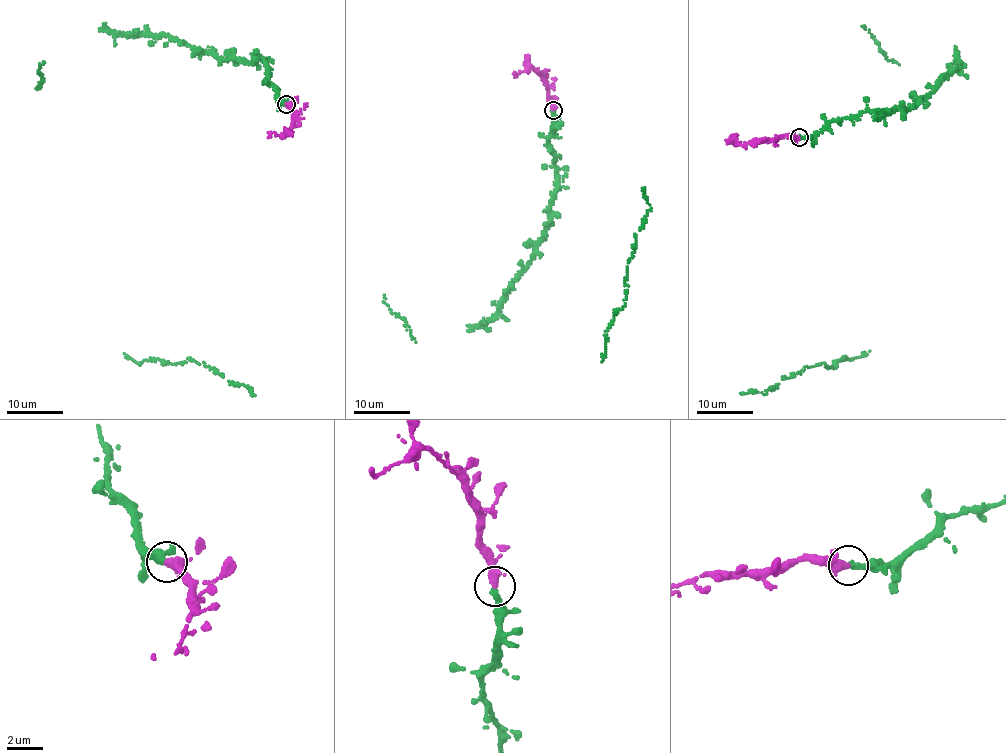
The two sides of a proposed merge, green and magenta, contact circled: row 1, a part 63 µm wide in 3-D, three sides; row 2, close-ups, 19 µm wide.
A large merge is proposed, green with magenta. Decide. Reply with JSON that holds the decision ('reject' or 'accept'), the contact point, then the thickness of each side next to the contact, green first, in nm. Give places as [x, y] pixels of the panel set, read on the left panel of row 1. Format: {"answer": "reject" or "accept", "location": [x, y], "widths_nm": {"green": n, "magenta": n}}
{"answer": "accept", "location": [286, 104], "widths_nm": {"green": 360, "magenta": 400}}

